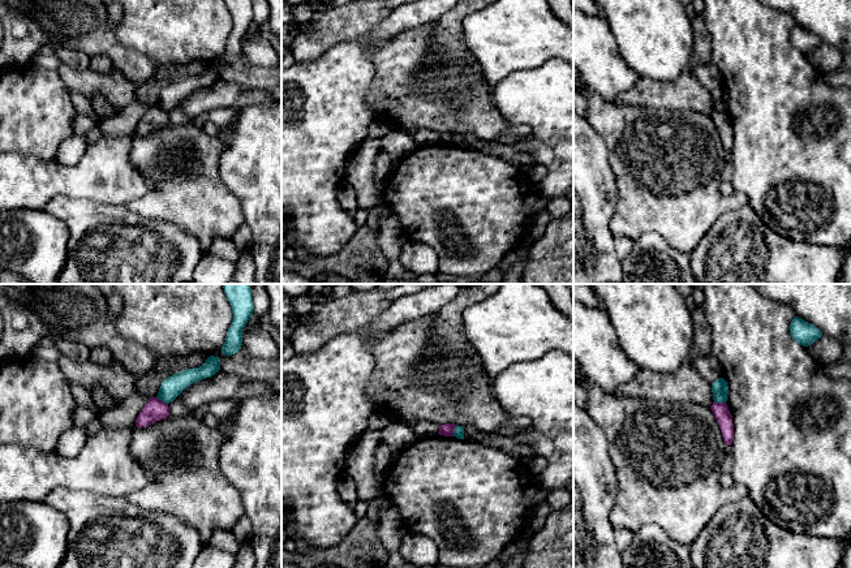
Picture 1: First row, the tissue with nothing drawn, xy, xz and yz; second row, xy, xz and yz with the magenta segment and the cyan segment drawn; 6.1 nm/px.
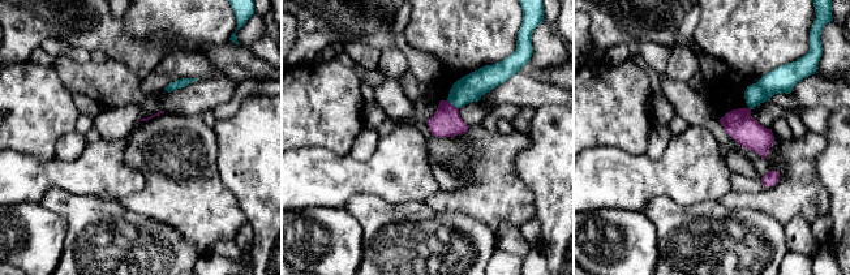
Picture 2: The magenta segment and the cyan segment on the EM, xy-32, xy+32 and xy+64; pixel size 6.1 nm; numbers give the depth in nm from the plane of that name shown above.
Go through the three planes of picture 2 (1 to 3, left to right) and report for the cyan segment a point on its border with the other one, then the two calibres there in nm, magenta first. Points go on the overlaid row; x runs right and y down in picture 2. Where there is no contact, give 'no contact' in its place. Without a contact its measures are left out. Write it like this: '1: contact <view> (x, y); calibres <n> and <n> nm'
1: no contact
2: contact xy+32 (451, 104); calibres 190 and 170 nm
3: no contact

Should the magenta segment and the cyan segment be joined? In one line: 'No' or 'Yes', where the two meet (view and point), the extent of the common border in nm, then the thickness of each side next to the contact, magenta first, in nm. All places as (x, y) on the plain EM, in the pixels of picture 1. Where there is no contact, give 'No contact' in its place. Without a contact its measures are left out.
No. Touches magenta at xy (160, 108). Shared border 90 nm. Thickness 140 nm (magenta) against 130 nm

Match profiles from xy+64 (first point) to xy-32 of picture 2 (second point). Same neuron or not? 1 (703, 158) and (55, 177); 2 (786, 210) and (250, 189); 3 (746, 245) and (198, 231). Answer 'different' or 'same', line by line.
1: same
2: different
3: different

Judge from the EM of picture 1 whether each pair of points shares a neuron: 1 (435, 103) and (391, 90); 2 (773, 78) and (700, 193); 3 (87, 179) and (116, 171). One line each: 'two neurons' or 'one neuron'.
1: one neuron
2: two neurons
3: one neuron

